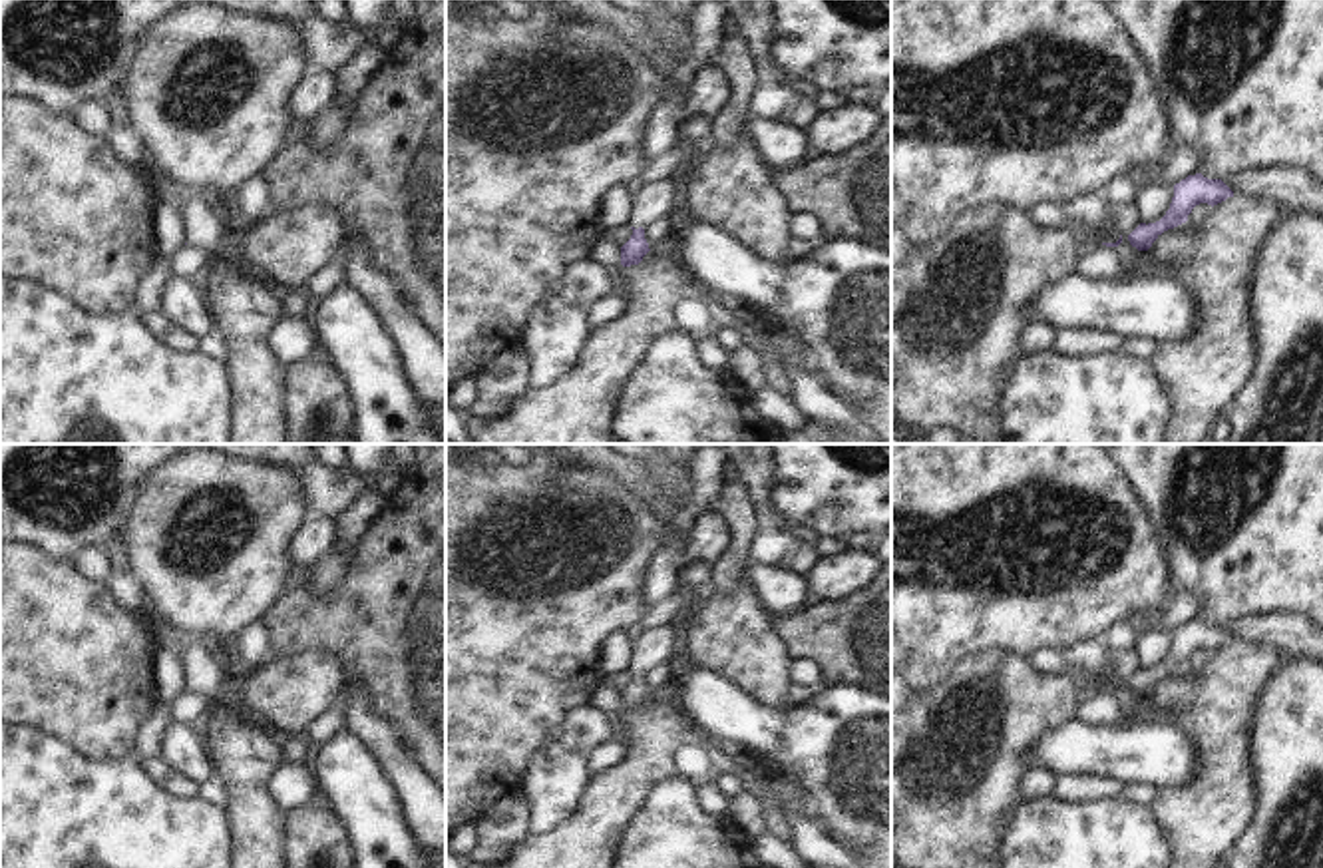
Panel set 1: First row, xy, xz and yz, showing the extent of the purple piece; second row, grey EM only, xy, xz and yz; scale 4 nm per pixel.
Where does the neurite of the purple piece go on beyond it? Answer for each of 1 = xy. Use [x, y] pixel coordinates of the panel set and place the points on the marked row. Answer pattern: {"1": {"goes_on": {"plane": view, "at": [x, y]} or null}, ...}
{"1": {"goes_on": null}}

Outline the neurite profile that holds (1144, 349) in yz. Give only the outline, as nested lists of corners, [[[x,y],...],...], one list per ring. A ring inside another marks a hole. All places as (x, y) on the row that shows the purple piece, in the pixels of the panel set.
[[[1126,338],[1120,352],[1152,362],[1158,342],[1150,338]]]

